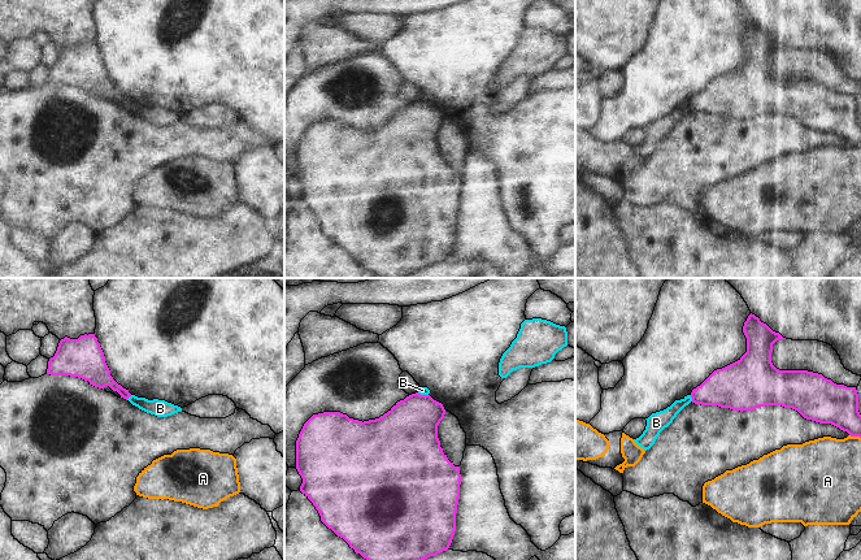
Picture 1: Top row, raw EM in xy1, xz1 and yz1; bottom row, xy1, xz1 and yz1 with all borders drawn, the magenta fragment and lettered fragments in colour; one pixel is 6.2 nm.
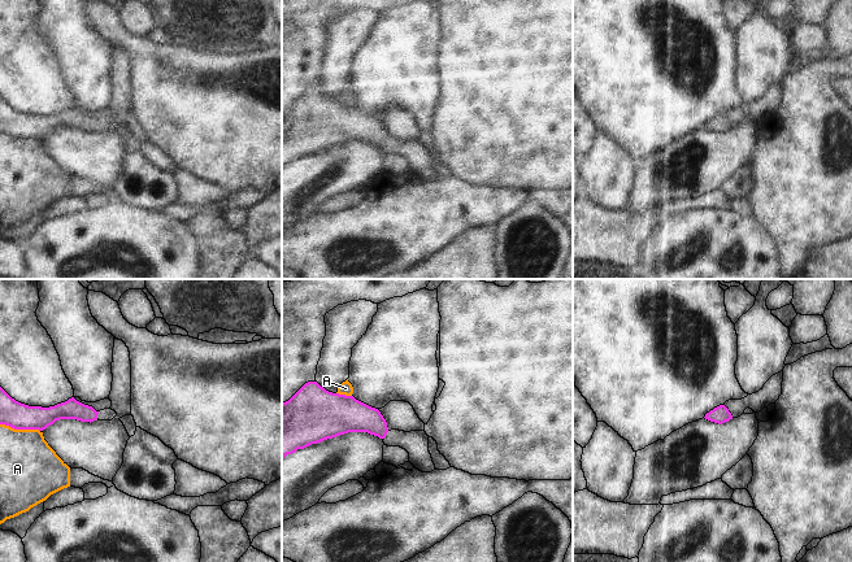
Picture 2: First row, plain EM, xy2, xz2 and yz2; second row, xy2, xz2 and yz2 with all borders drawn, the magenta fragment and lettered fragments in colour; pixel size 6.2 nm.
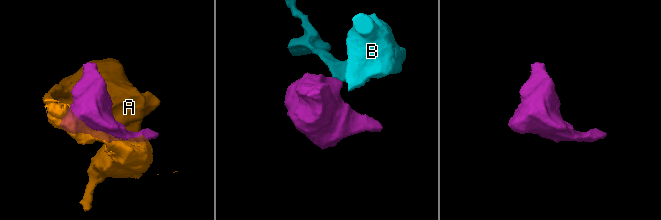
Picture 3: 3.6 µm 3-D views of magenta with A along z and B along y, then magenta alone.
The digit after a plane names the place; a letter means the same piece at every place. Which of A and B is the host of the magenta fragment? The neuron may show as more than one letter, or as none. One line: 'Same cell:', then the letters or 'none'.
Same cell: none

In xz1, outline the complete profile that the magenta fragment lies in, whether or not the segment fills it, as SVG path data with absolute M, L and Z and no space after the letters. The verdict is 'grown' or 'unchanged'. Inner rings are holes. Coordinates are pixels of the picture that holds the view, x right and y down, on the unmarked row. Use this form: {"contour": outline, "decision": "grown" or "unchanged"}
{"contour": "M416 101L379 127L364 131L340 121L313 123L299 143L296 178L303 187L300 200L313 212L321 230L378 278L405 278L447 260L452 252L461 183L460 175L455 175L443 161L438 147L438 134L444 123L442 112Z", "decision": "unchanged"}

